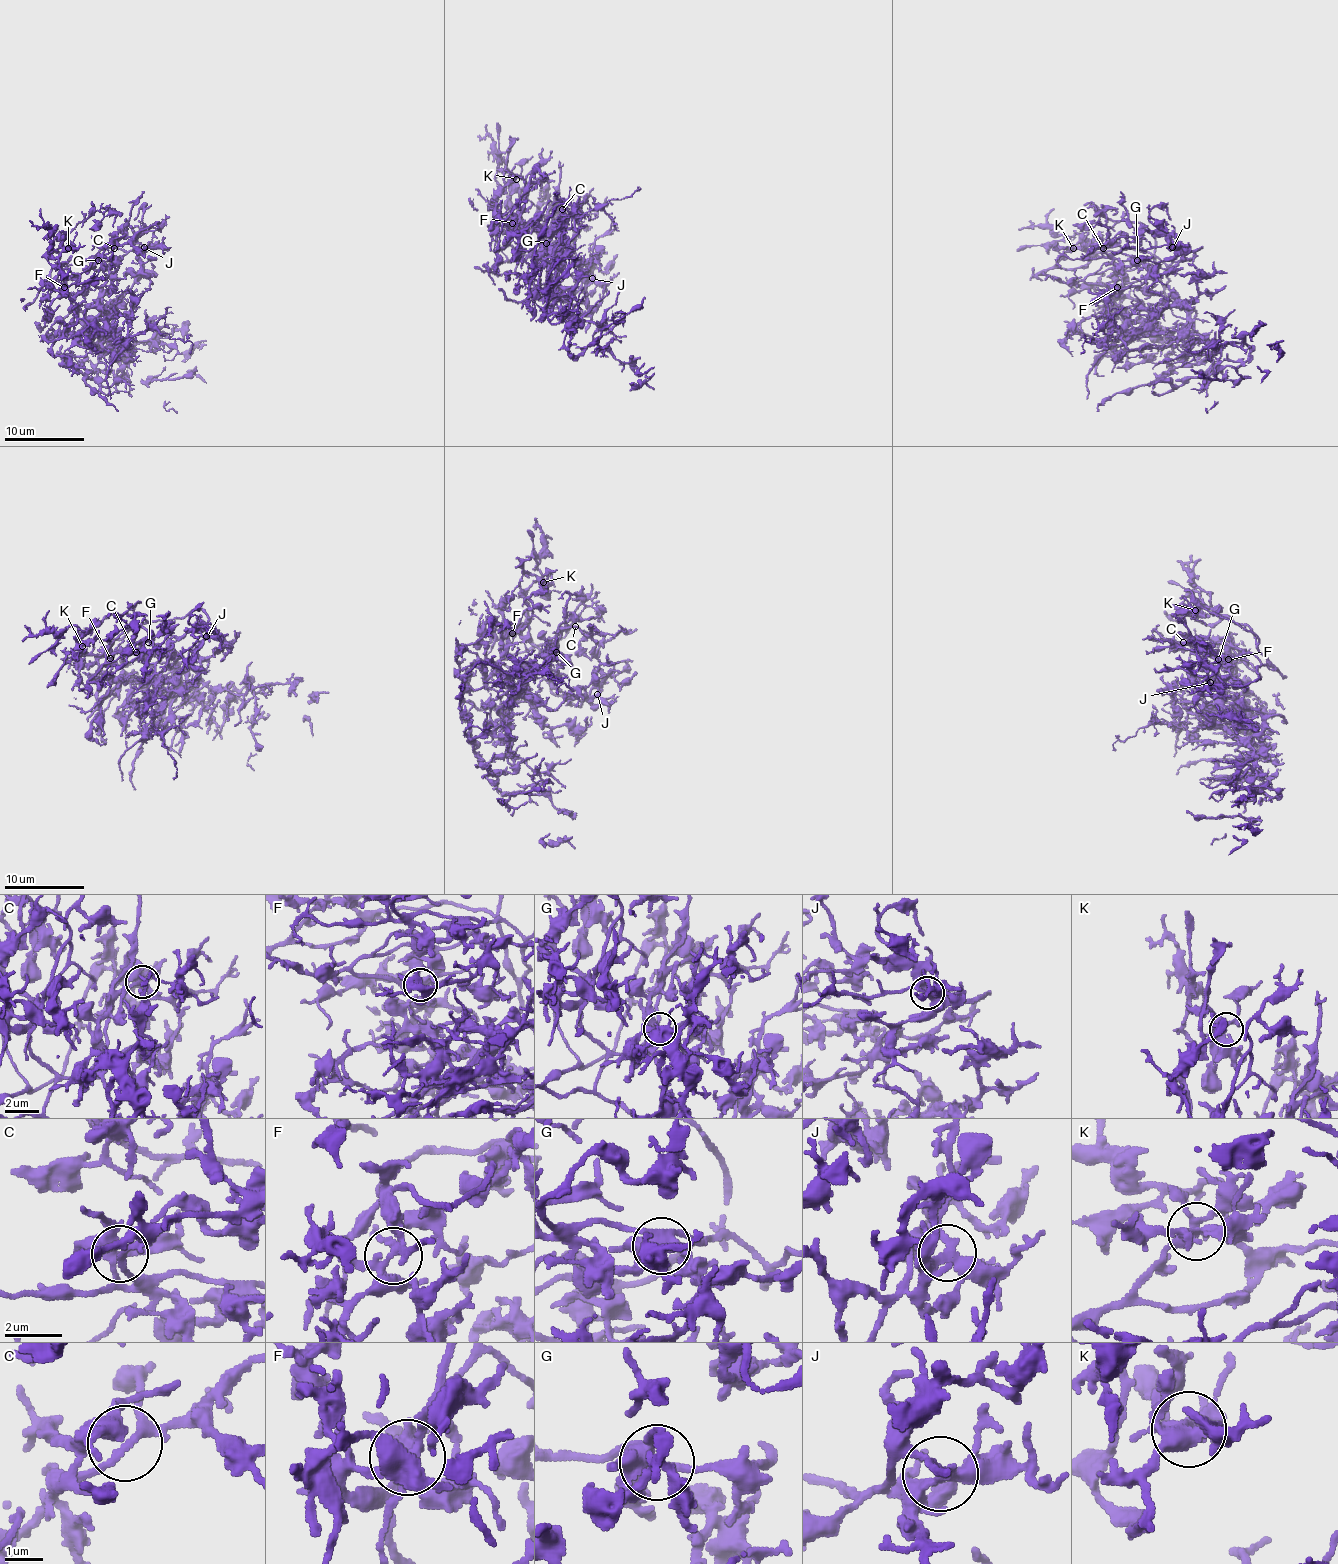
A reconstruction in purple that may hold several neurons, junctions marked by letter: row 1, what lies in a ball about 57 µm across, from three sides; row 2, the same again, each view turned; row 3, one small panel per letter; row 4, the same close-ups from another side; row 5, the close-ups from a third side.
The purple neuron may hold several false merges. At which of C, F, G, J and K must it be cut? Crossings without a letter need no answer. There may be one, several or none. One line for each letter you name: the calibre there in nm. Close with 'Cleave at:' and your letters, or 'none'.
Cleave at: none

